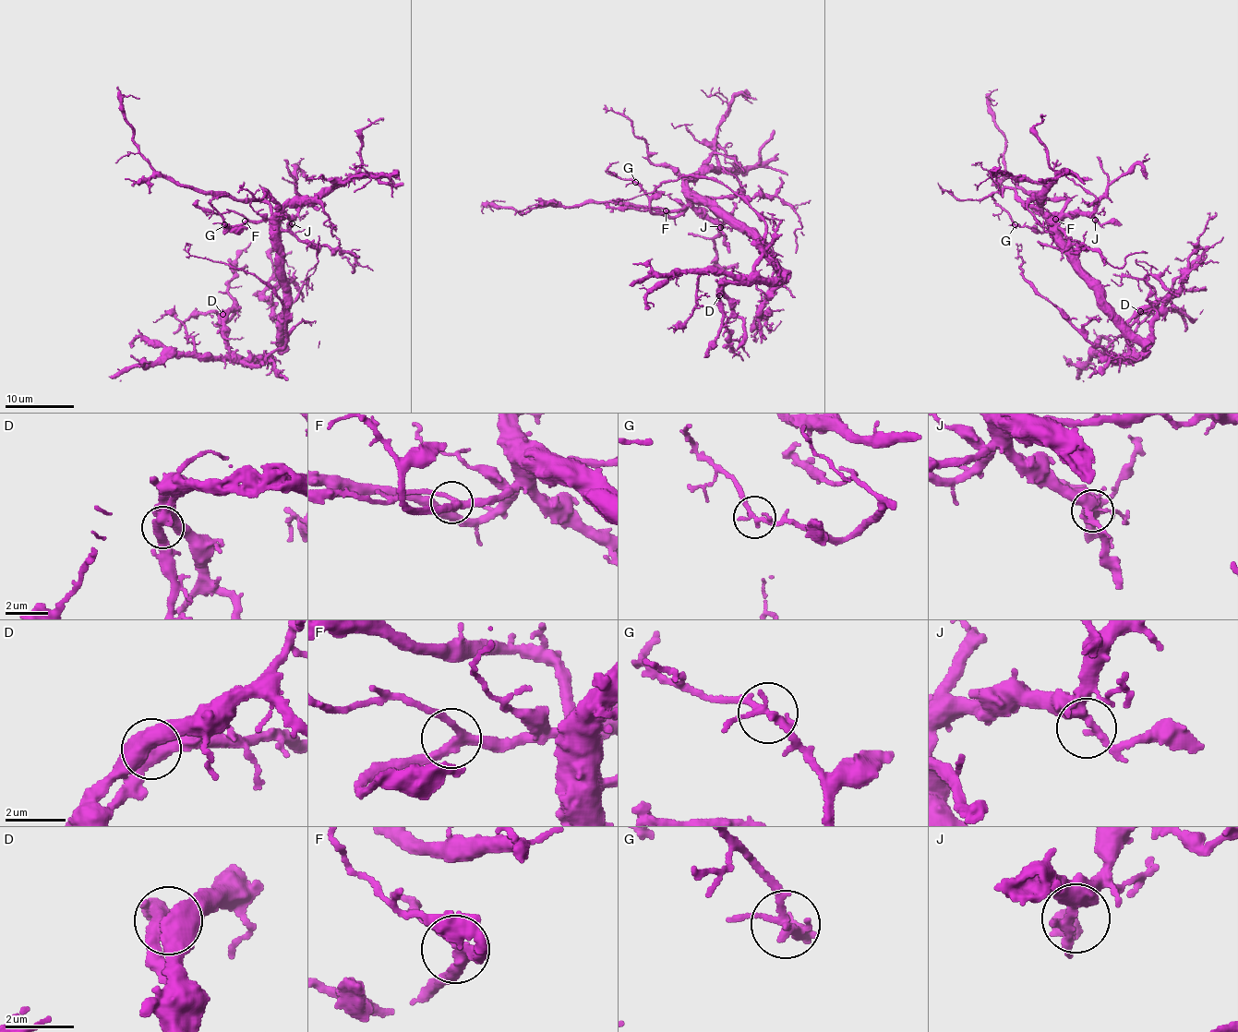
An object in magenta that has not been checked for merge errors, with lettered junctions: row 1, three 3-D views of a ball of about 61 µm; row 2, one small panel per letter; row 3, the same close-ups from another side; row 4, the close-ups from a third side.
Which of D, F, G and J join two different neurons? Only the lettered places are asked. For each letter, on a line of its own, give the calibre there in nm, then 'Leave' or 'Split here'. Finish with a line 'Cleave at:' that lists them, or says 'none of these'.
D: Thickness 400 nm. Leave
F: Thickness 280 nm. Leave
G: Thickness 200 nm. Leave
J: Thickness 340 nm. Leave
Cleave at: none of these

